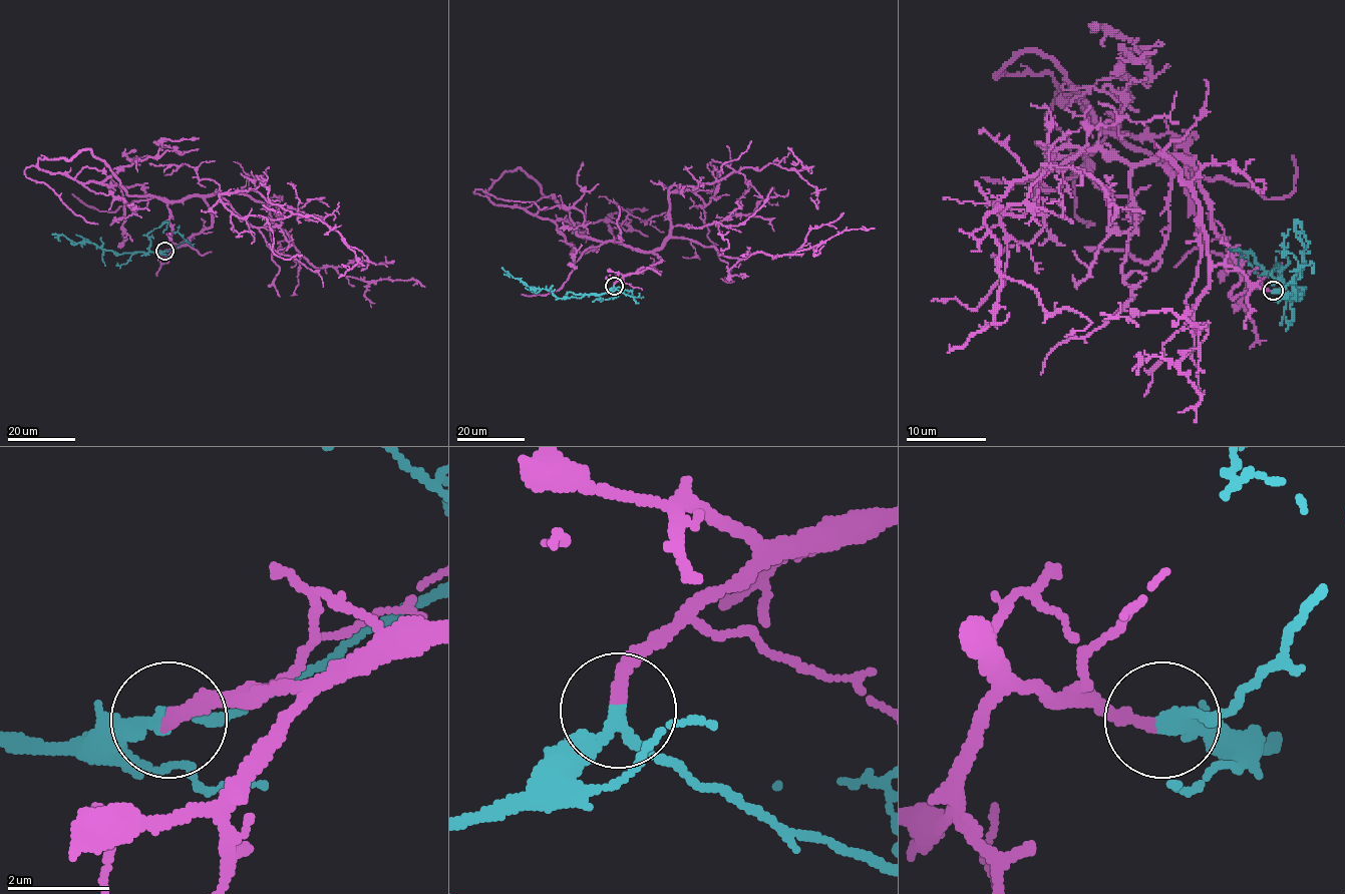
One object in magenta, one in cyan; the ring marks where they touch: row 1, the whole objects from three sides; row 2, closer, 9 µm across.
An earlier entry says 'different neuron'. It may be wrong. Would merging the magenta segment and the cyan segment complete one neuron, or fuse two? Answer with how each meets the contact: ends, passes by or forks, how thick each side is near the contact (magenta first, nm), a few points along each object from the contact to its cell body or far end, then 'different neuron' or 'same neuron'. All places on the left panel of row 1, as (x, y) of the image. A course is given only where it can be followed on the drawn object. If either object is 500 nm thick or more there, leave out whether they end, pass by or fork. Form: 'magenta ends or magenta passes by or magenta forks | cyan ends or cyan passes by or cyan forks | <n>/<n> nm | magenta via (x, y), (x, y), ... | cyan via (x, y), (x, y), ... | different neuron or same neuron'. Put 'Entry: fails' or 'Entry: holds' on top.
Entry: fails
magenta ends | cyan passes by | 240/240 nm | magenta via (164, 252), (211, 225), (201, 197), (128, 195), (89, 149), (38, 159), (102, 181), (199, 137) | cyan via (164, 252), (115, 254), (95, 245), (74, 243), (62, 235), (52, 234) | same neuron

